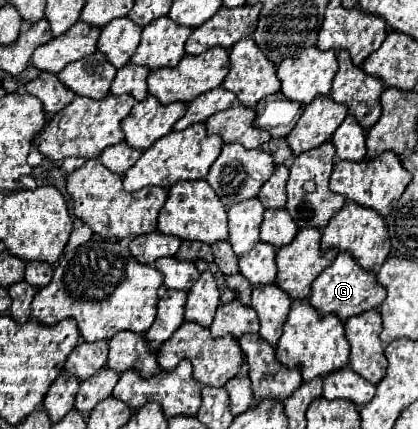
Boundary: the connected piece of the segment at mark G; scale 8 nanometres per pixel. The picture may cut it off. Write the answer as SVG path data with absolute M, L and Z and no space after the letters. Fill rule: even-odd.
M341 251L337 259L313 281L309 301L319 313L337 313L341 321L347 321L357 313L377 309L385 297L387 297L387 289L377 281L377 275L355 263L351 253Z

